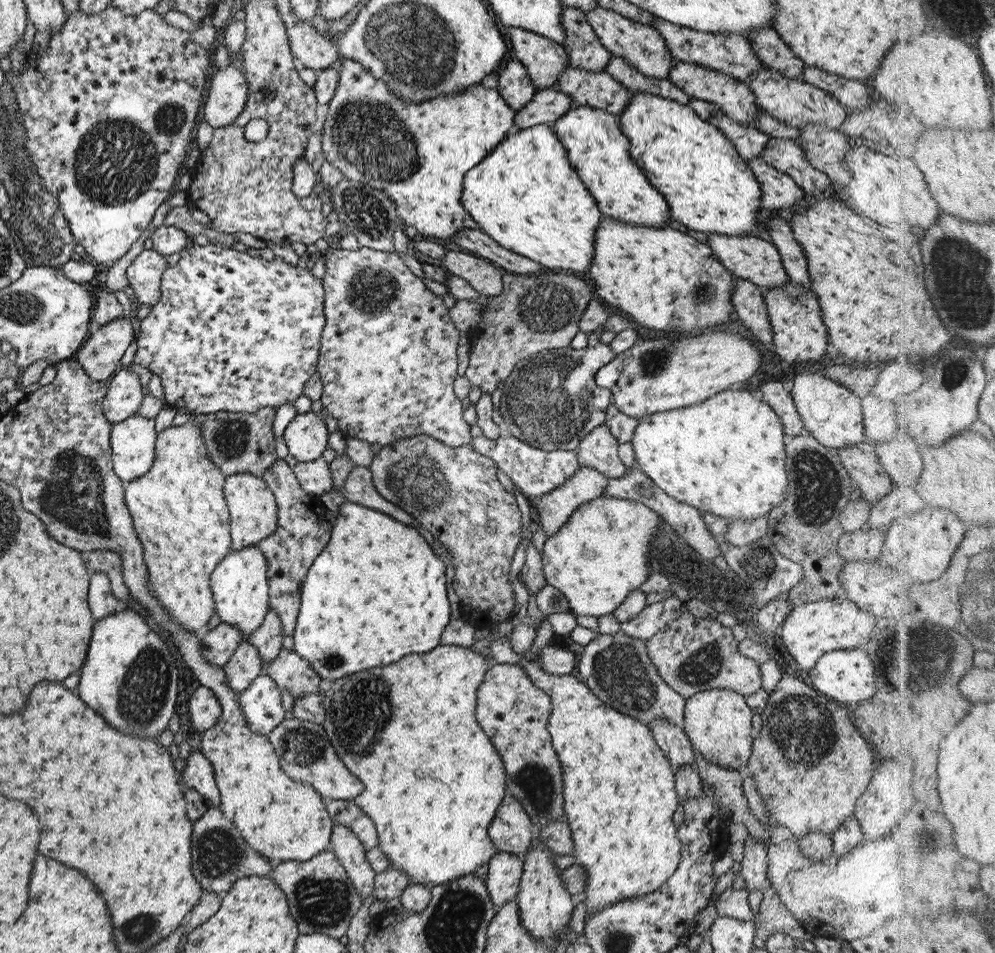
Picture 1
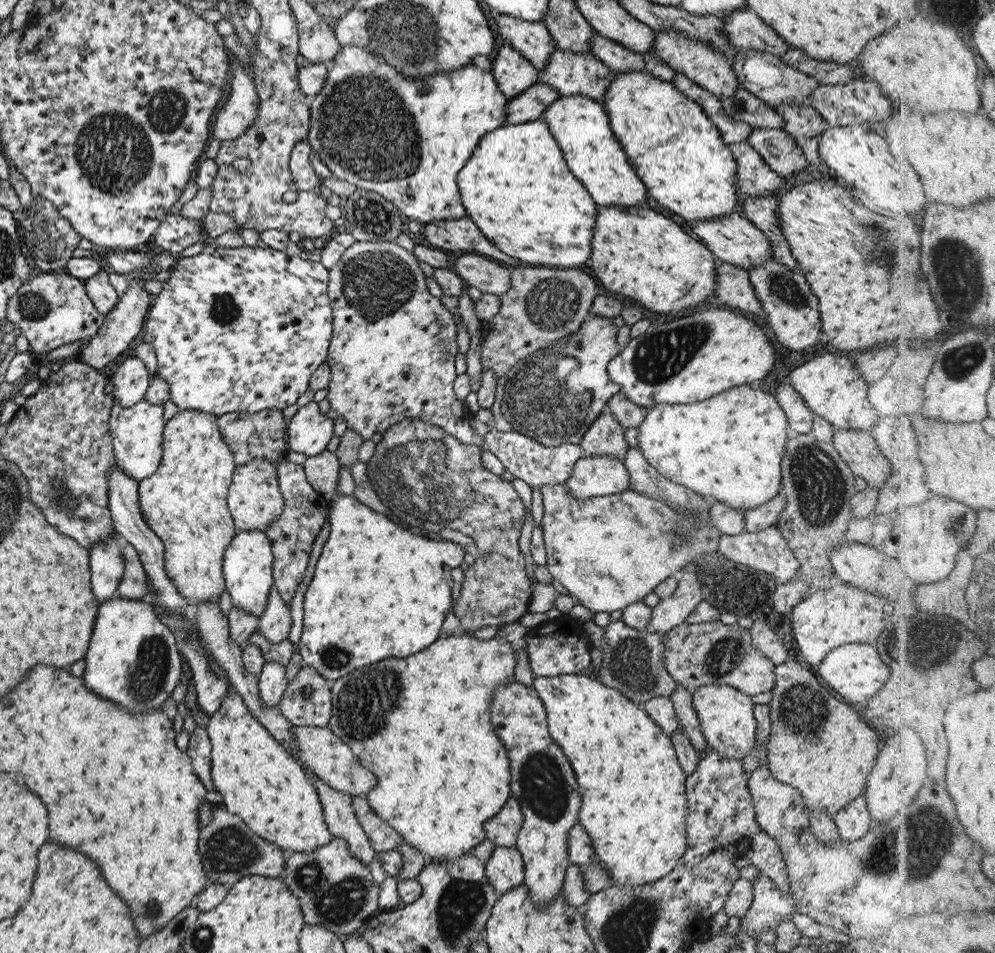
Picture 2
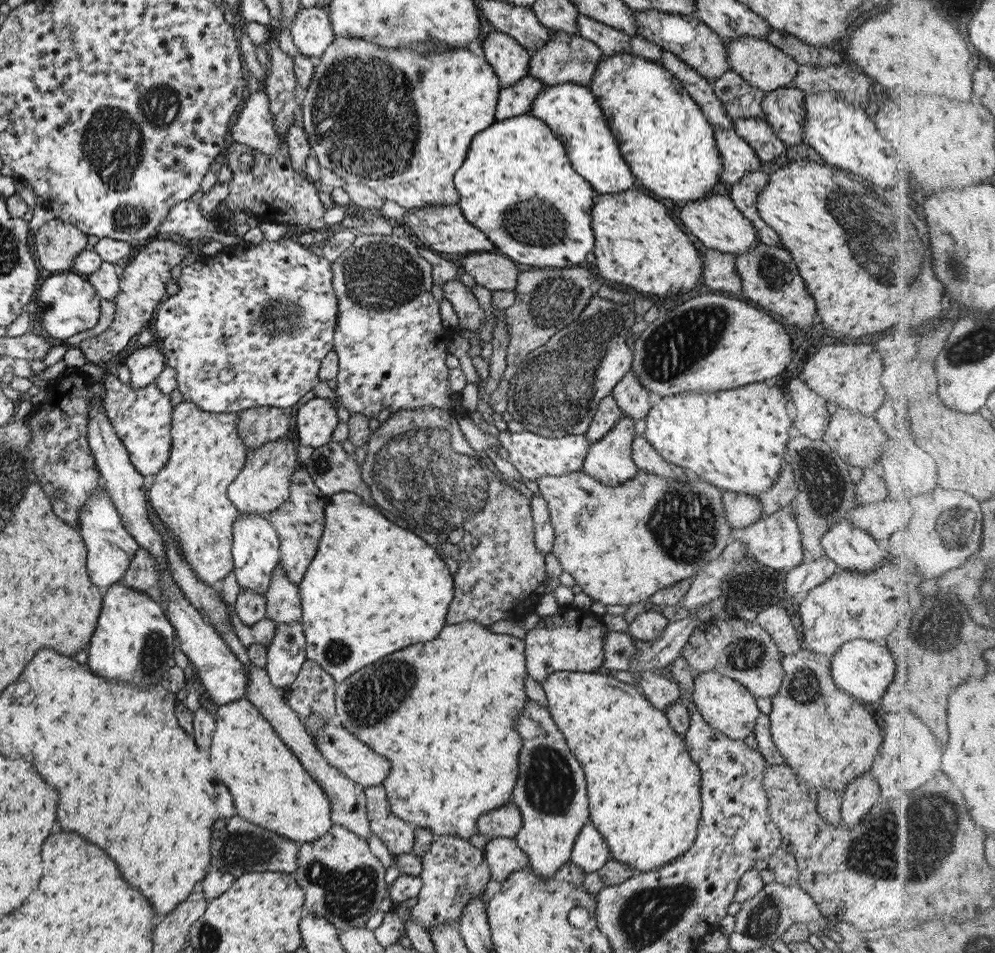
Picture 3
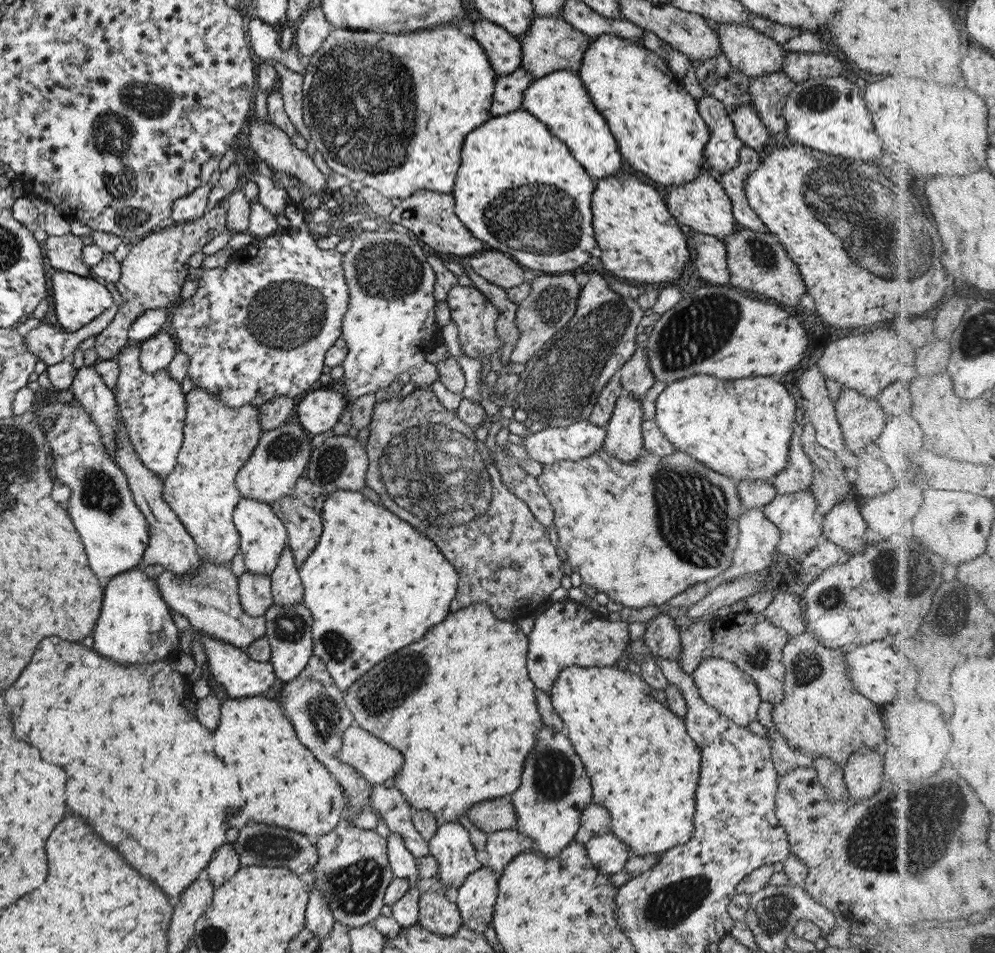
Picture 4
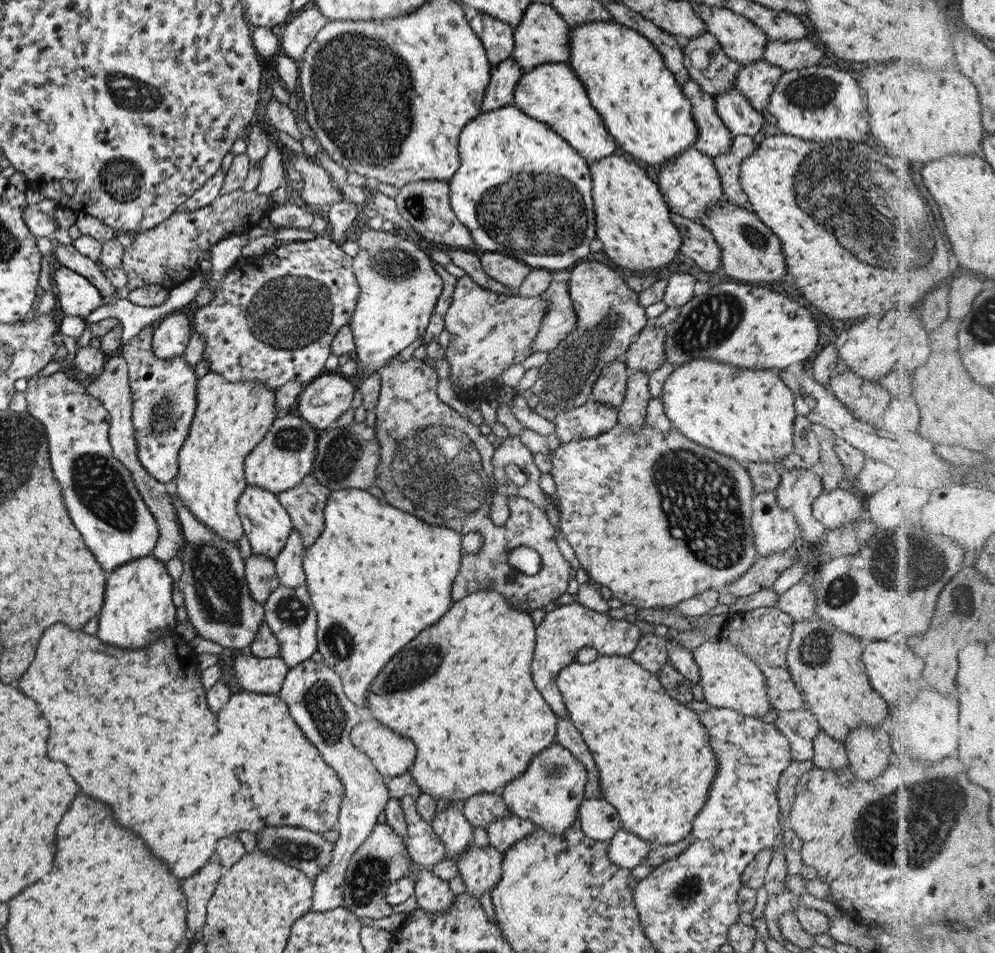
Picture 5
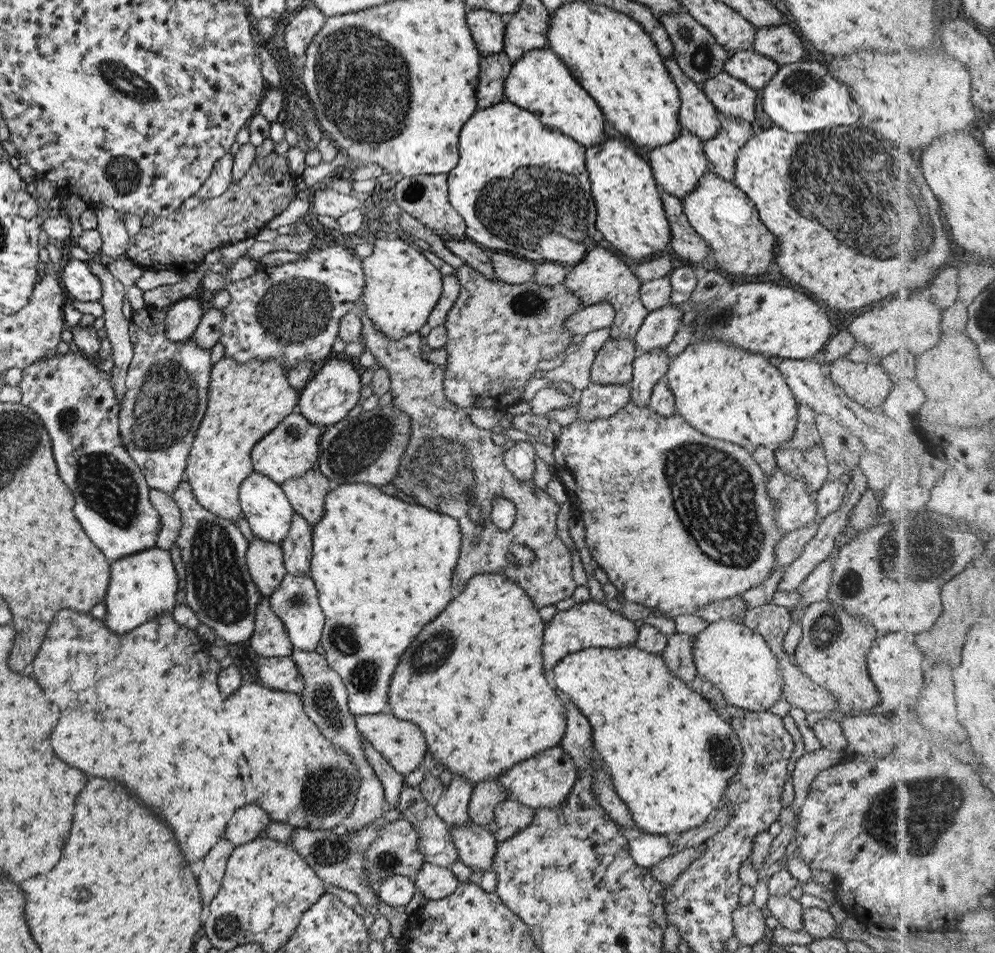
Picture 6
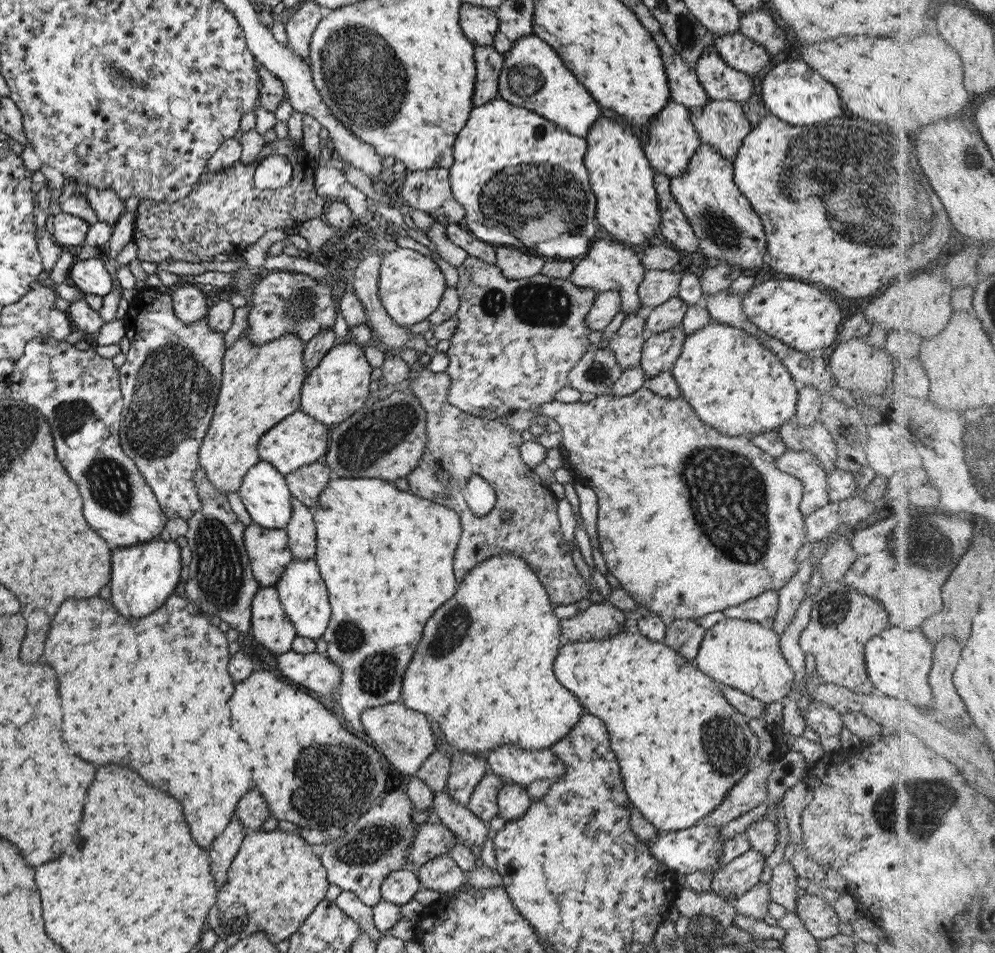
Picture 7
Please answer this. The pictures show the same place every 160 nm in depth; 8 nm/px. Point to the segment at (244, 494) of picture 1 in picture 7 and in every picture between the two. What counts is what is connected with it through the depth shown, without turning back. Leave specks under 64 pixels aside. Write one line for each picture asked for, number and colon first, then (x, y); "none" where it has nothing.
2: (253, 498)
3: (262, 484)
4: (280, 457)
5: (285, 454)
6: (290, 449)
7: (297, 440)

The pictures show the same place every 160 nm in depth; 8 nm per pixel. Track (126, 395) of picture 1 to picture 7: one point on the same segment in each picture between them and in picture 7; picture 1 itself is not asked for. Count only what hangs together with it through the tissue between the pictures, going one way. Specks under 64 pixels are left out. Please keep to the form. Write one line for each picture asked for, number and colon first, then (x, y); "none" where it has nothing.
2: (131, 378)
3: (144, 364)
4: (155, 353)
5: (169, 338)
6: (181, 319)
7: (189, 305)

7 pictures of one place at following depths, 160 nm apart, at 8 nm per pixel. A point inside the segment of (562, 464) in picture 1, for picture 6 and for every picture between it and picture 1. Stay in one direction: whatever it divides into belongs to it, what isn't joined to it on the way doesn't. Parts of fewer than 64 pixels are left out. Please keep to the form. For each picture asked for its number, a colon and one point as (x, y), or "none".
2: (537, 465)
3: (532, 455)
4: (549, 445)
5: (591, 418)
6: (595, 400)

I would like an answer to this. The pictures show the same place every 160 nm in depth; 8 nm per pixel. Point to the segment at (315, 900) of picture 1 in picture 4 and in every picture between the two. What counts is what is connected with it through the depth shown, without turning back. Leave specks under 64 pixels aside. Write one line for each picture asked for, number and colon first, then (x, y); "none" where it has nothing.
2: (335, 891)
3: (343, 882)
4: (352, 871)

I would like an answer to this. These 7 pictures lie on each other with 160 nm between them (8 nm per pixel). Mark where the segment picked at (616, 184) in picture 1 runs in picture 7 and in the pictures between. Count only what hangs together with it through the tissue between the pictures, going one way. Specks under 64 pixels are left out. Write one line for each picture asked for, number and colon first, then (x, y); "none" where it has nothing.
2: (579, 124)
3: (571, 112)
4: (559, 100)
5: (550, 92)
6: (538, 81)
7: (532, 76)

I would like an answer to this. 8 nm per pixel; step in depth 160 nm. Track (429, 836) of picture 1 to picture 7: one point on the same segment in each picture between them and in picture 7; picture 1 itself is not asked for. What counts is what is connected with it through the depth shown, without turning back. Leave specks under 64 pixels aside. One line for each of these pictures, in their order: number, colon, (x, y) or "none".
2: (420, 724)
3: (444, 710)
4: (469, 720)
5: (471, 709)
6: (472, 681)
7: (487, 680)

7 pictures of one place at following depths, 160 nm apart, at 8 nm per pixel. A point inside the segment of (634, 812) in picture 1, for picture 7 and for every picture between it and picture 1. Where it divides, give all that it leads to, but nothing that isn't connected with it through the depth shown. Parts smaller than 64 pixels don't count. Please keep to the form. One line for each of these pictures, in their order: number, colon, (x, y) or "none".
2: (633, 807)
3: (643, 793)
4: (643, 769)
5: (655, 767)
6: (669, 757)
7: (679, 747)

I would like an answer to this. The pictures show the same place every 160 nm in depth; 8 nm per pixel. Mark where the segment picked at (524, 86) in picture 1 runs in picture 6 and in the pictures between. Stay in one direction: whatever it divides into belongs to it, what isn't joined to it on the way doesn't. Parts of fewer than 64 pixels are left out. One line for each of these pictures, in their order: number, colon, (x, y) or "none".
2: (513, 74)
3: (509, 60)
4: (502, 49)
5: (496, 37)
6: (486, 28)

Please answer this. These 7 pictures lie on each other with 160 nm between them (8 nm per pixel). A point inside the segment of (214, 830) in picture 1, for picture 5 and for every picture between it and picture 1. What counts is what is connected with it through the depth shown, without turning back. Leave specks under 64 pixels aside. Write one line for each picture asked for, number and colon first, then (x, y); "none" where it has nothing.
2: (228, 849)
3: (240, 847)
4: (258, 844)
5: (309, 852)

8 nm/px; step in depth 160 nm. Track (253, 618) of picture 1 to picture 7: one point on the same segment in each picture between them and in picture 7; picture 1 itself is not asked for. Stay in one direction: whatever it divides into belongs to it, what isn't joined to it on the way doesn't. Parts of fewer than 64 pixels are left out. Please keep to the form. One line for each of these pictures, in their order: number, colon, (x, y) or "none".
2: (247, 561)
3: (255, 552)
4: (262, 536)
5: (265, 522)
6: (264, 506)
7: (263, 492)

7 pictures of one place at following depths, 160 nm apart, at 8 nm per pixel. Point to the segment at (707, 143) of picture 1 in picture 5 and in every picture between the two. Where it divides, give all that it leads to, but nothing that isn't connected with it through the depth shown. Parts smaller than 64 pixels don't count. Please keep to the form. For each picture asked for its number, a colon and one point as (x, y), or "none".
2: (678, 154)
3: (668, 145)
4: (654, 120)
5: (642, 107)

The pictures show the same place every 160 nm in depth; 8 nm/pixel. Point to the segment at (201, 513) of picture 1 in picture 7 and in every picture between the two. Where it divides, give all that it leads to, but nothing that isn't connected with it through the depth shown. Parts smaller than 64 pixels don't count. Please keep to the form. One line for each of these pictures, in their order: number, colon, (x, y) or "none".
2: (183, 502)
3: (188, 494)
4: (217, 440)
5: (230, 418)
6: (246, 400)
7: (260, 384)

